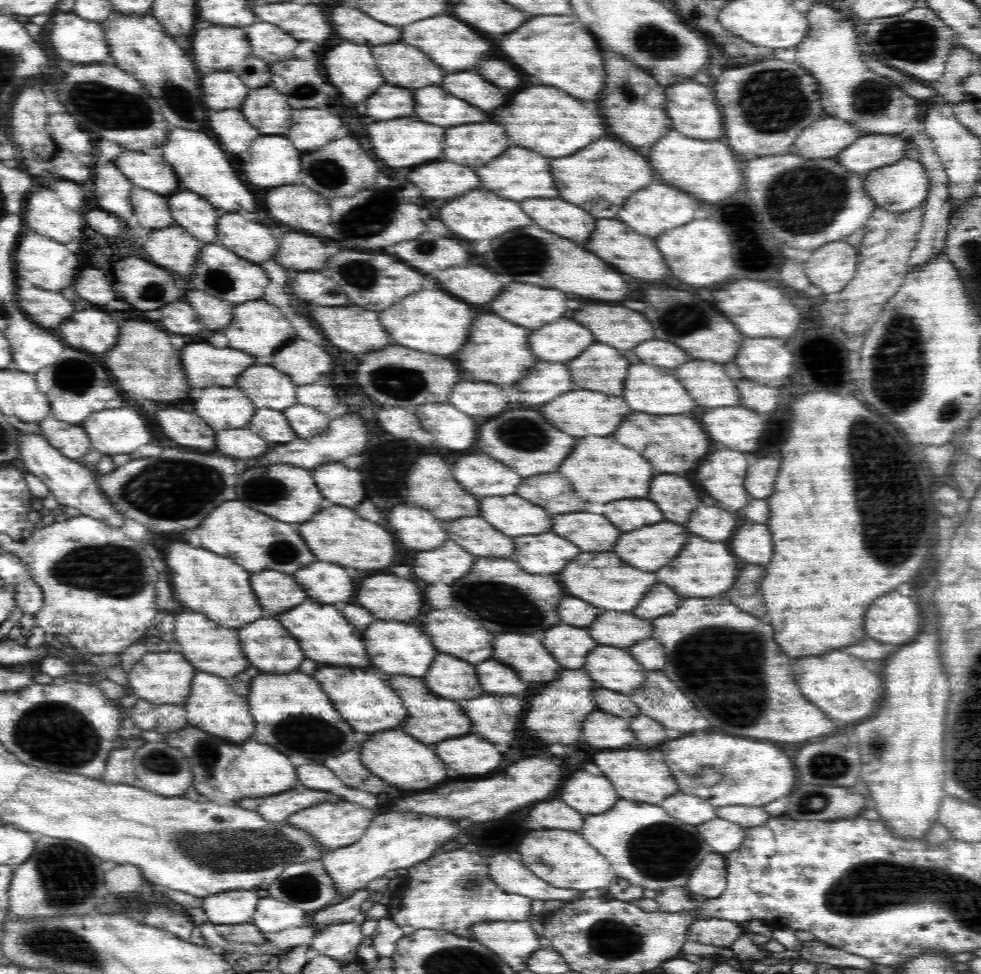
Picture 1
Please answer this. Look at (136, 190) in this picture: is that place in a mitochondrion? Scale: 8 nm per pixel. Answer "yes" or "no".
no

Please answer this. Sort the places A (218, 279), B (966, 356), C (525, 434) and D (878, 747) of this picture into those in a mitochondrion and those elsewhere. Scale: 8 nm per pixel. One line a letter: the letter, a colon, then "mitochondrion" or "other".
A: mitochondrion
B: other
C: mitochondrion
D: mitochondrion

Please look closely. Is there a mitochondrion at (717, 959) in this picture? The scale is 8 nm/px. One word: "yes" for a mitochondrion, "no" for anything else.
no

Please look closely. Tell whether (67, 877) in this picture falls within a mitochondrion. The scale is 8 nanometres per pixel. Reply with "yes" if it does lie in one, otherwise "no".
yes

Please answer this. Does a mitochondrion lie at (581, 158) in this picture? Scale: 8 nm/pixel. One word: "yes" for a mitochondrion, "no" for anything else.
no

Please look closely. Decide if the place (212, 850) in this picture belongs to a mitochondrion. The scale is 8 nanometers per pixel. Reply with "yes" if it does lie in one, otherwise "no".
yes

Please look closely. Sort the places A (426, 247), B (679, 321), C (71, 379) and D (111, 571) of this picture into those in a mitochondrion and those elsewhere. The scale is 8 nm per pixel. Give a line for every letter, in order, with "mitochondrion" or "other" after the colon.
A: other
B: mitochondrion
C: mitochondrion
D: mitochondrion

